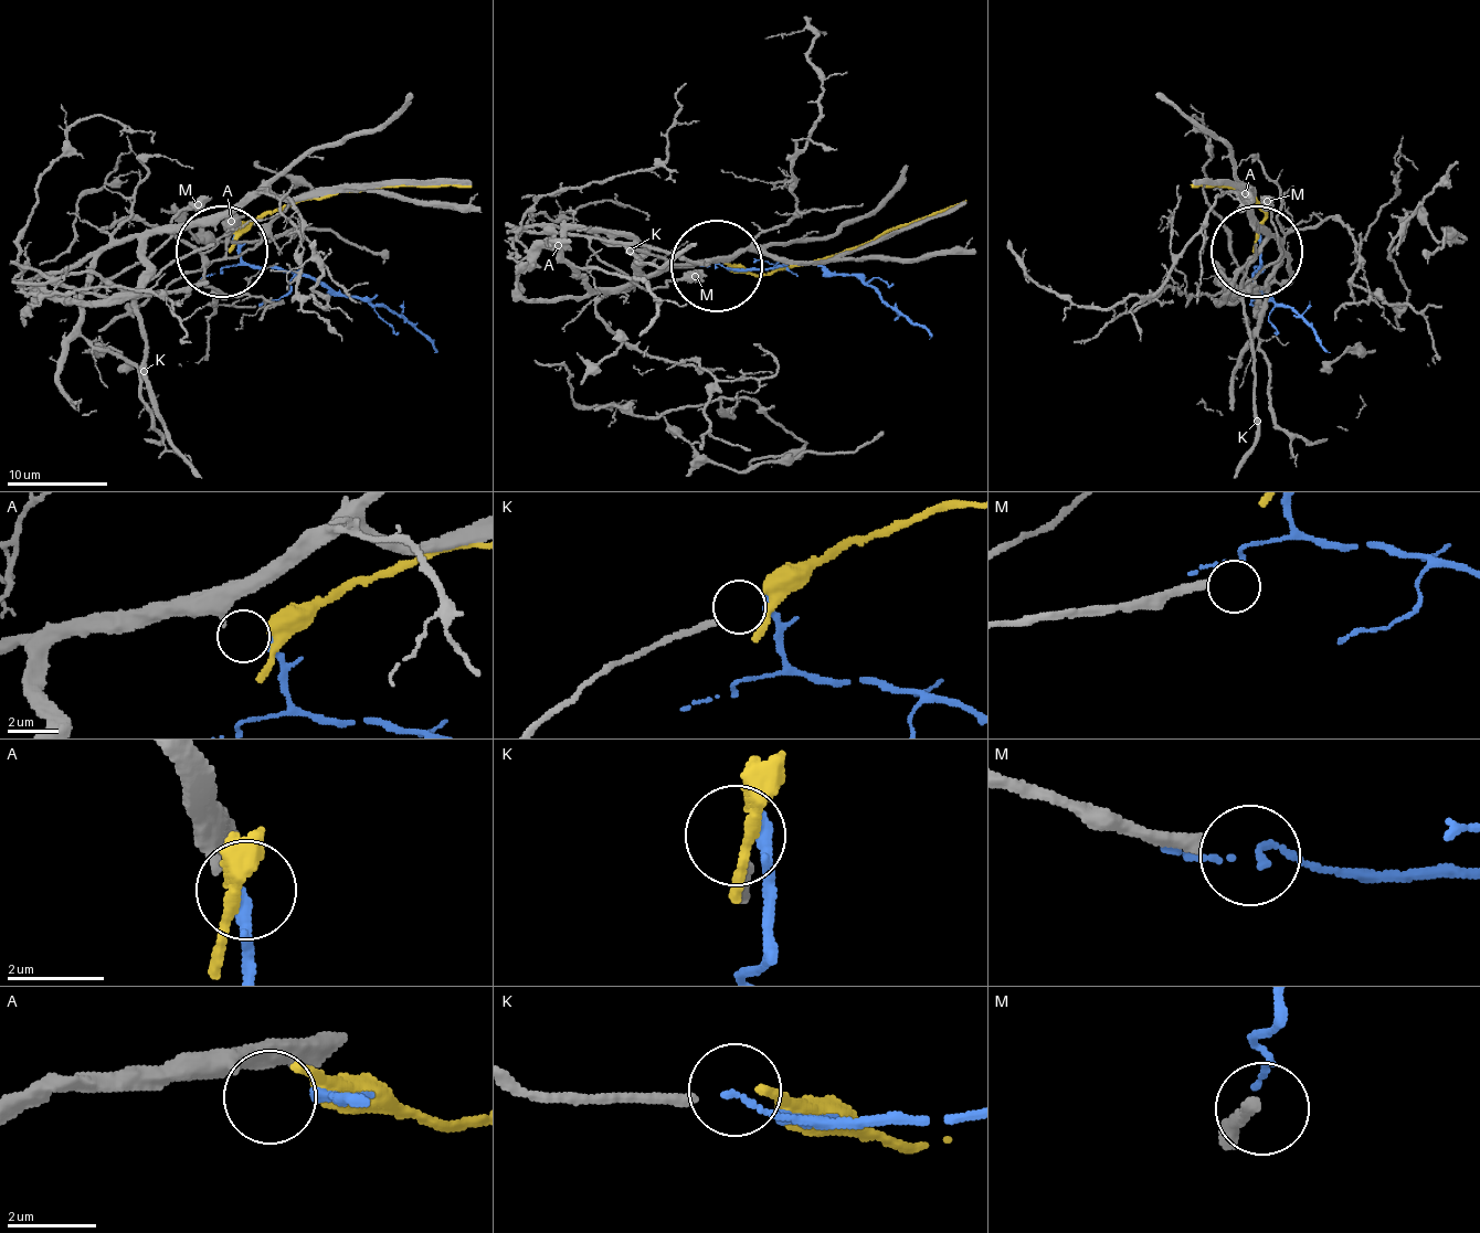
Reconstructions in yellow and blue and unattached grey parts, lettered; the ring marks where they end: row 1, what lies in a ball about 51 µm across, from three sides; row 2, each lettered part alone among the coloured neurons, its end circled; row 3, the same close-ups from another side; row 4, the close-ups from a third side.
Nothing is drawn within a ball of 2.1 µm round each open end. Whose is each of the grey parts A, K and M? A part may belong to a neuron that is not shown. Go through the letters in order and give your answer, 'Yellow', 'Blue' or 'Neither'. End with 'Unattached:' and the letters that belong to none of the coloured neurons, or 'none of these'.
A: Blue
K: Neither
M: Neither
Unattached: K, M

